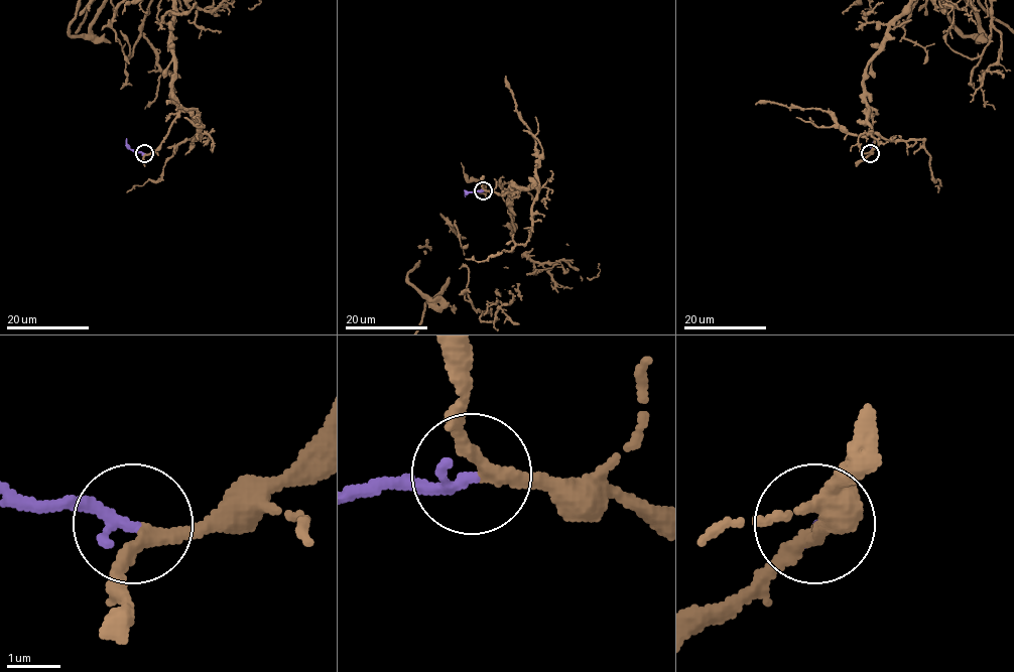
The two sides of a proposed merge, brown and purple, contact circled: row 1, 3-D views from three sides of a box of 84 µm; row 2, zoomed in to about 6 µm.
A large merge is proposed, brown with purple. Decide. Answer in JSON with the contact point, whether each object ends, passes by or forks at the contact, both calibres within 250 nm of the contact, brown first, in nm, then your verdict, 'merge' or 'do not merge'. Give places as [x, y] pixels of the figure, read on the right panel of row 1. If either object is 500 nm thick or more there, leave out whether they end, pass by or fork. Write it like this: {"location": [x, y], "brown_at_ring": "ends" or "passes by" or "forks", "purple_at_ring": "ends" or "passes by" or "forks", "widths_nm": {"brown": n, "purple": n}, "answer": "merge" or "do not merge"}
{"location": [870, 153], "brown_at_ring": "passes by", "purple_at_ring": "ends", "widths_nm": {"brown": 240, "purple": 220}, "answer": "merge"}

